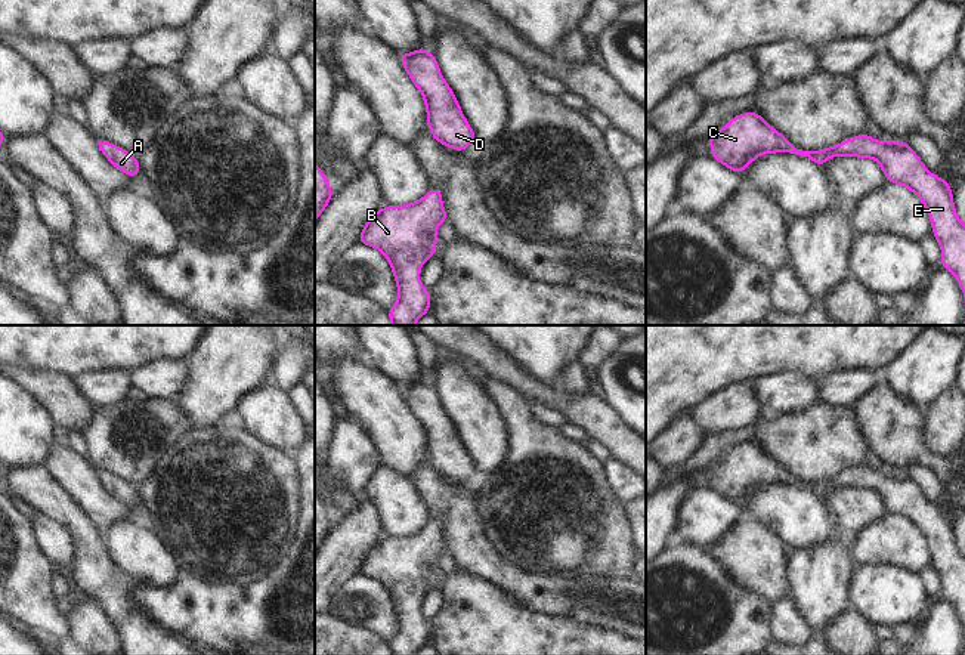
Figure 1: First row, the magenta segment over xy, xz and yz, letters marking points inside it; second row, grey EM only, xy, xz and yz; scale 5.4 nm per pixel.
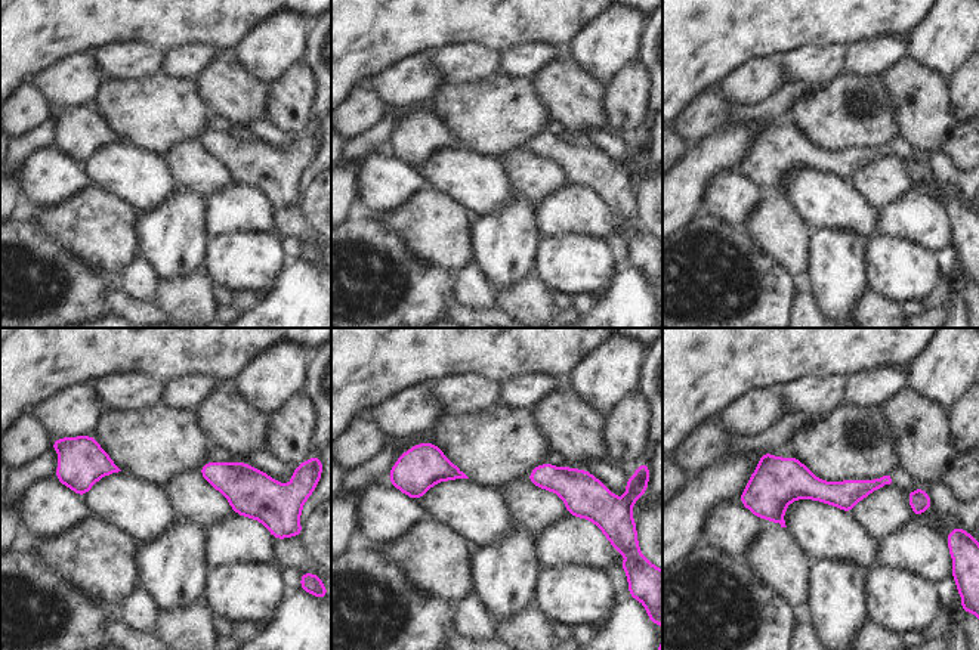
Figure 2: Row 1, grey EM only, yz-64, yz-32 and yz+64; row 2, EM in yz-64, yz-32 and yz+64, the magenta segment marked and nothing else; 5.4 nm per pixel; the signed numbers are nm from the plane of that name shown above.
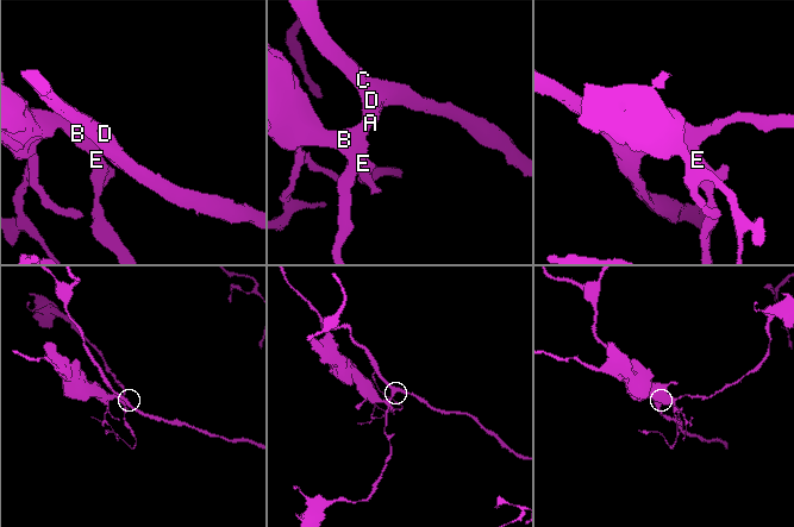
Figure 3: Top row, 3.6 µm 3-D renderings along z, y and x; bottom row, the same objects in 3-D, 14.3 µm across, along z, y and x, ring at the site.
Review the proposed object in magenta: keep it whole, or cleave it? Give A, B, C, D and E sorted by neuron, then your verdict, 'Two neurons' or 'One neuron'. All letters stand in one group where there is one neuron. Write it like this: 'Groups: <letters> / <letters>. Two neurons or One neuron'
Groups: A B C D E. One neuron.

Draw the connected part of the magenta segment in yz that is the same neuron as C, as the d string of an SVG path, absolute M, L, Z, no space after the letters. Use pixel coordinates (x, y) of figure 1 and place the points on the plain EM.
M758 444L736 447L708 472L711 488L737 506L743 506L743 500L761 485L773 483L801 486L819 498L823 498L829 488L876 491L888 513L909 519L925 537L932 565L943 583L940 596L955 606L965 625L965 556L956 546L952 517L943 509L934 507L907 473L879 473L863 464L826 481L802 482L765 454Z

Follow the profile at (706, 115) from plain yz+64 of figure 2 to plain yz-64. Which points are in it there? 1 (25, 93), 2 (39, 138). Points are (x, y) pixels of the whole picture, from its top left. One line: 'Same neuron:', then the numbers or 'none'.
Same neuron: 1

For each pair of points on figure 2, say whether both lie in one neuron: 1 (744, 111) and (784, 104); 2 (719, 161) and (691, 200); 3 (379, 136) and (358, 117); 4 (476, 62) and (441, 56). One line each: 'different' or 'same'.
1: same
2: same
3: different
4: same

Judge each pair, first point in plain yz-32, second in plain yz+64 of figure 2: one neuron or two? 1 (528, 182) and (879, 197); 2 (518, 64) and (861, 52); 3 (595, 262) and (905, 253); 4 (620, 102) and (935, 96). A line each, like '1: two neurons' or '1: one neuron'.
1: one neuron
2: one neuron
3: one neuron
4: two neurons

